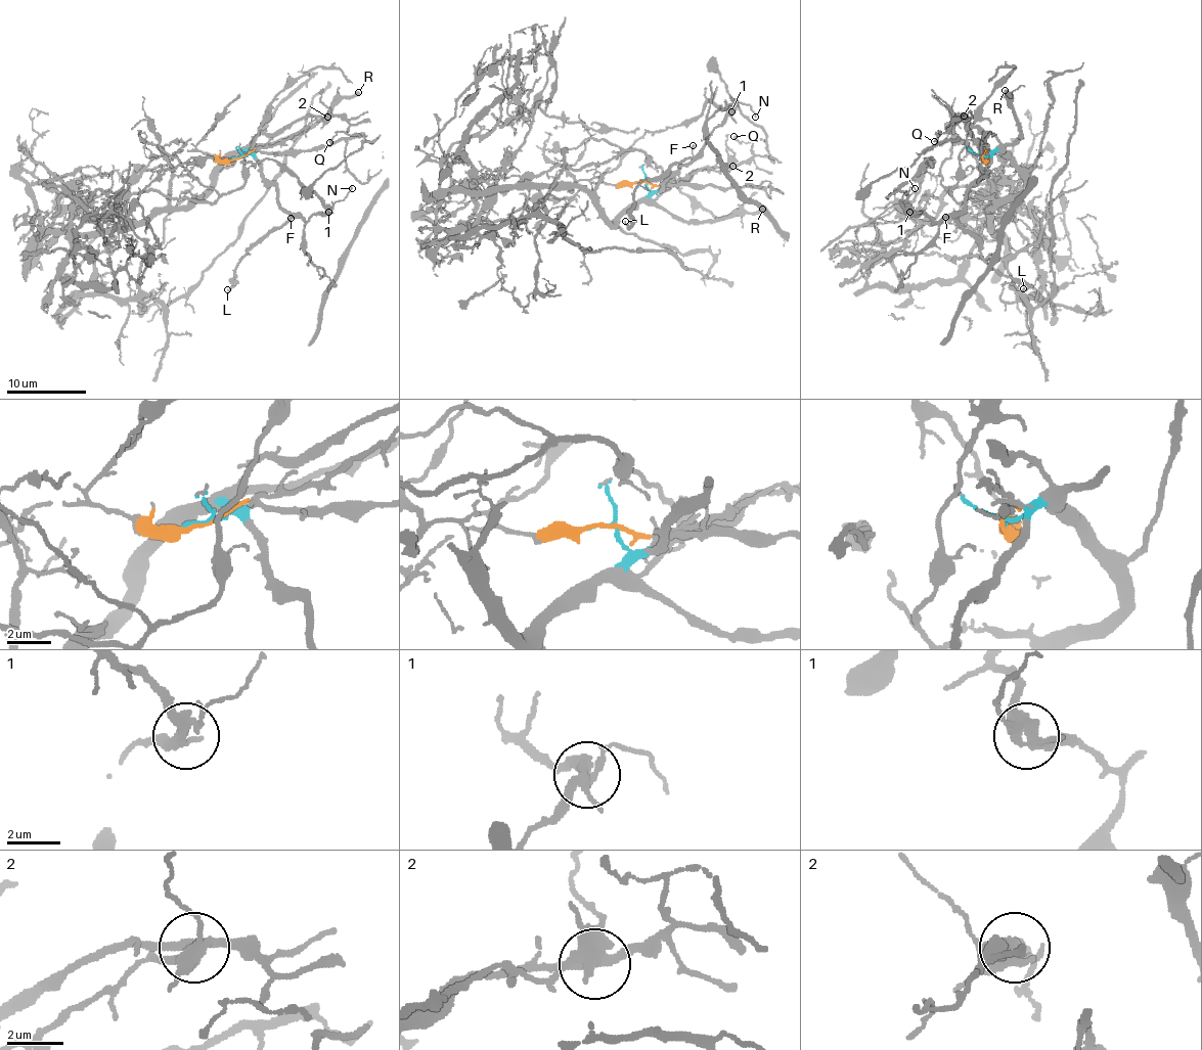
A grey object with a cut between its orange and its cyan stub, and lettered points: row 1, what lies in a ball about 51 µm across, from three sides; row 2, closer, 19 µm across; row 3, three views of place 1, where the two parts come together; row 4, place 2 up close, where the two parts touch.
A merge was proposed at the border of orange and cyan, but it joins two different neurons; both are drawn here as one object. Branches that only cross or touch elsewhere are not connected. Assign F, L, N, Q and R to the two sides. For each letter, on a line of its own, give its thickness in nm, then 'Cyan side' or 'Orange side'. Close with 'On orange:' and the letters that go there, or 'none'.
F: Thickness 140 nm. Cyan side
L: Thickness 140 nm. Cyan side
N: Thickness 90 nm. Cyan side
Q: Thickness 170 nm. Cyan side
R: Thickness 400 nm. Cyan side
On orange: none

